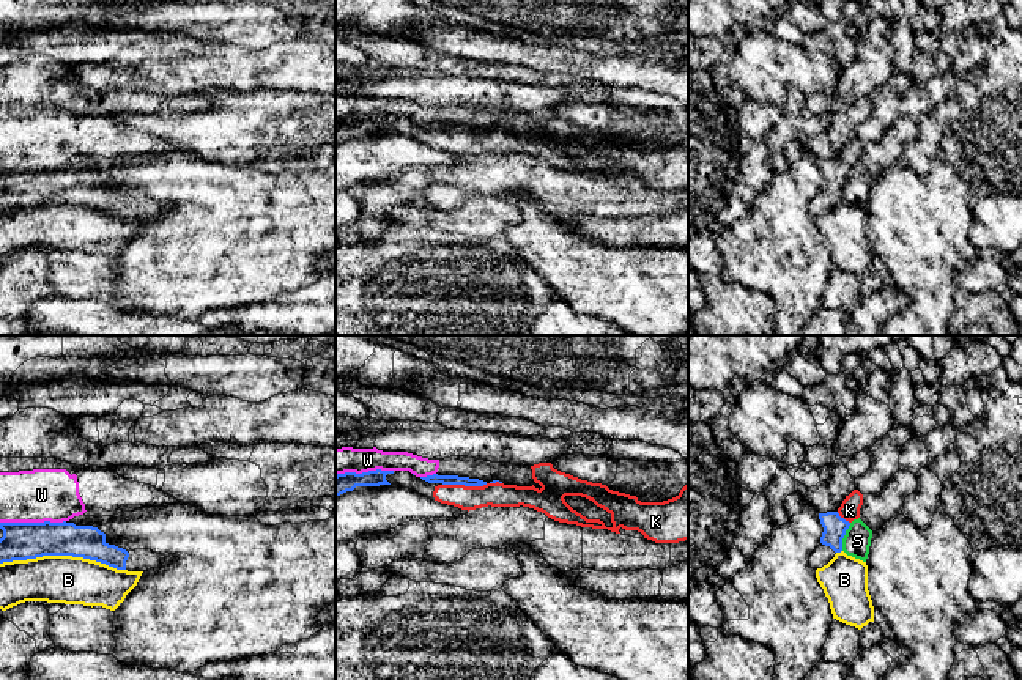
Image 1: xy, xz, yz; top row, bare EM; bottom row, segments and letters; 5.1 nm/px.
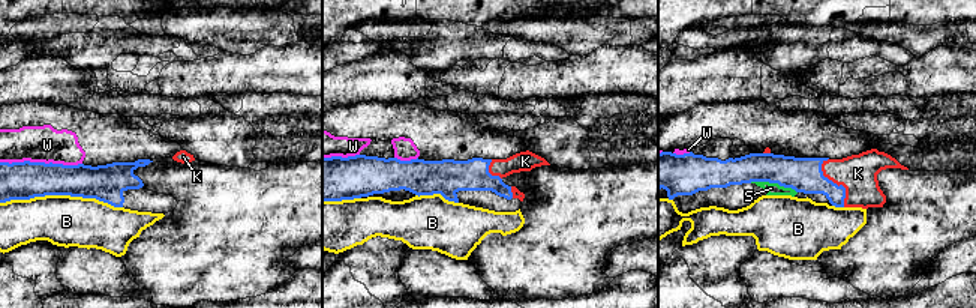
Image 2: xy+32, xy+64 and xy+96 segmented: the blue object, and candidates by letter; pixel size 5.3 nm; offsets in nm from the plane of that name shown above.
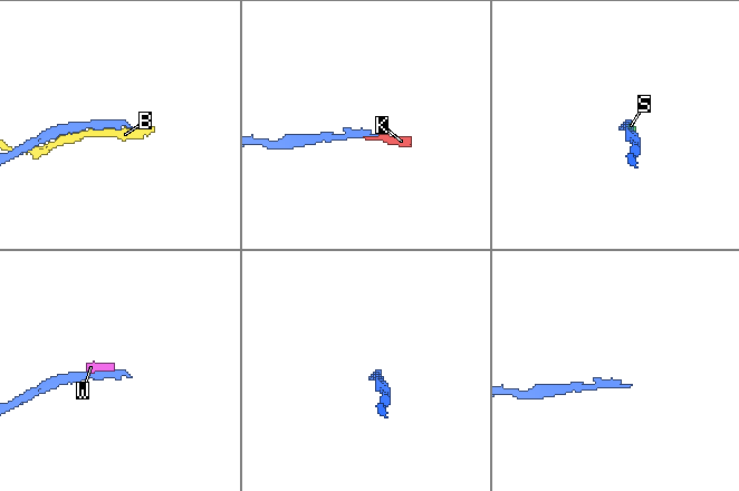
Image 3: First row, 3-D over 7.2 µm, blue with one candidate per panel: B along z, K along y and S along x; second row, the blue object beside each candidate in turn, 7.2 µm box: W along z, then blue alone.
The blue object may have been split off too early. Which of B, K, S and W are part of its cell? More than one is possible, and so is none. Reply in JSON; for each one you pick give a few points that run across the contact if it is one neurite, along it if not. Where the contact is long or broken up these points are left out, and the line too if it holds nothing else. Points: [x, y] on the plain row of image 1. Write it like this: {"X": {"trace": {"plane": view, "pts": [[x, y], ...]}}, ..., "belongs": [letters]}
{"belongs": ["K"]}

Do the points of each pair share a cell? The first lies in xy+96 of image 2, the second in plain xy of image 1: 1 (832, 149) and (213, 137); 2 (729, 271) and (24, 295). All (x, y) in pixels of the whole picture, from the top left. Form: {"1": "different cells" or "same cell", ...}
{"1": "different cells", "2": "same cell"}

